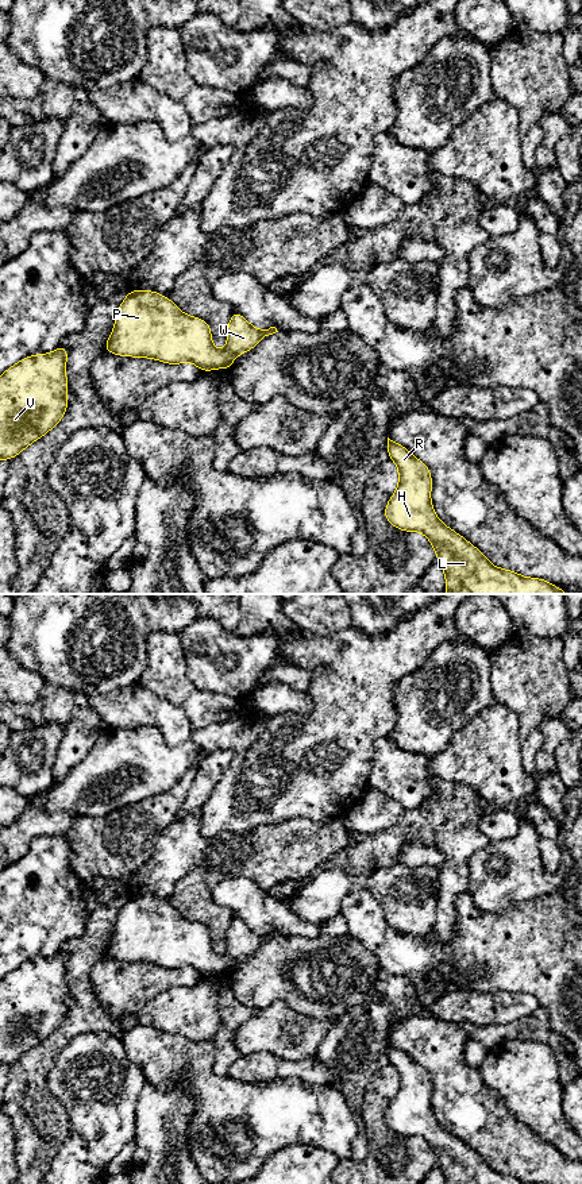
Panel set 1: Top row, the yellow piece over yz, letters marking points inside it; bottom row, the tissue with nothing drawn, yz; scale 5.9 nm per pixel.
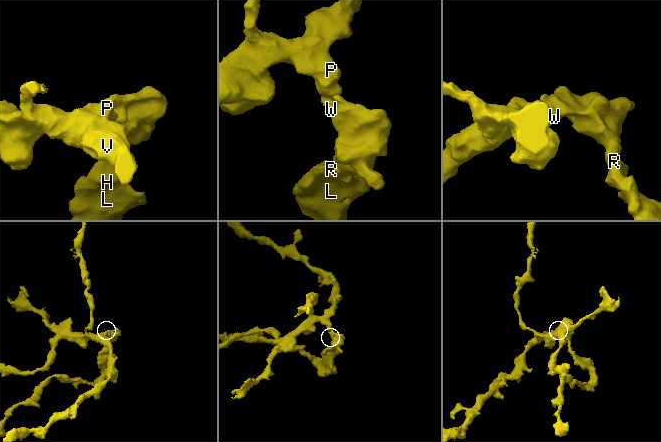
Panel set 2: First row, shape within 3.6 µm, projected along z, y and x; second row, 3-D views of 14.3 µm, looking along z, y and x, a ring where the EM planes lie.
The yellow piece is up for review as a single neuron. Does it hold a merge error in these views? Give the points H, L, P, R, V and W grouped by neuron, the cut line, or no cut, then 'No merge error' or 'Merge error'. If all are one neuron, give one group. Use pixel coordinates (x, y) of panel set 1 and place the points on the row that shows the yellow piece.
Groups: H L R W / P V. Split along yz (226, 347), (234, 357). Merge error

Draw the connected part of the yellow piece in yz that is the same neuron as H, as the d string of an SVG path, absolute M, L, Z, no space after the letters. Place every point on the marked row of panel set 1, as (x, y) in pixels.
M388 437L389 459L398 468L398 486L385 518L406 532L423 532L446 575L446 594L567 594L540 578L493 566L459 533L444 525L431 502L432 477L425 463Z

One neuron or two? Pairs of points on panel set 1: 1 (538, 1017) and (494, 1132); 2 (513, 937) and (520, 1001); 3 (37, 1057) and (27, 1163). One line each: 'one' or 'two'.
1: two
2: two
3: one

